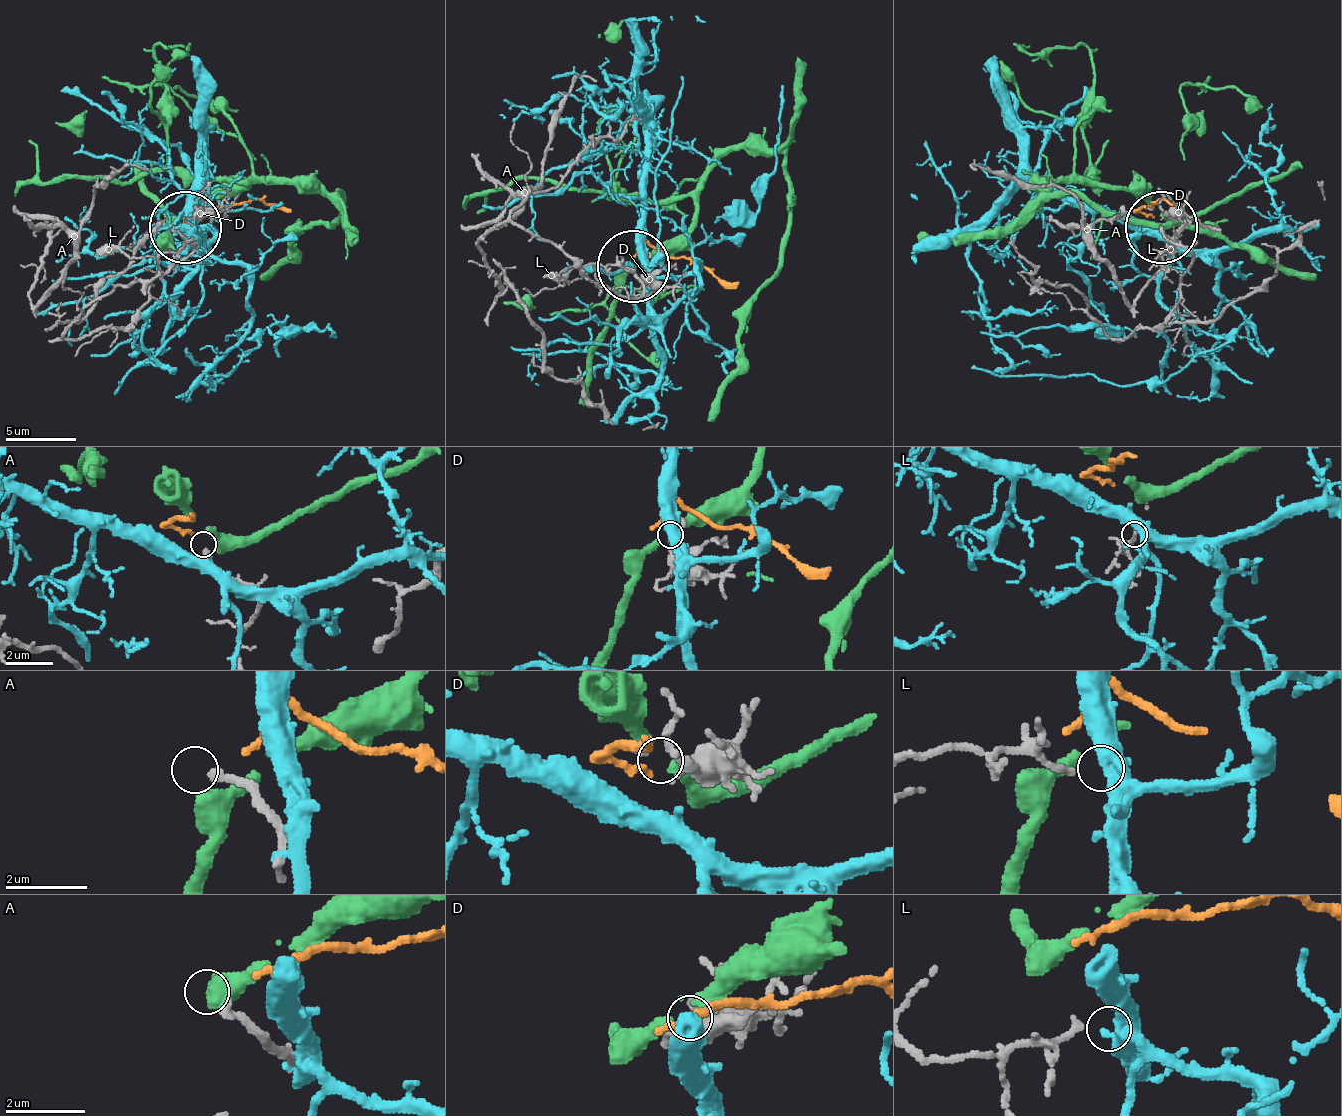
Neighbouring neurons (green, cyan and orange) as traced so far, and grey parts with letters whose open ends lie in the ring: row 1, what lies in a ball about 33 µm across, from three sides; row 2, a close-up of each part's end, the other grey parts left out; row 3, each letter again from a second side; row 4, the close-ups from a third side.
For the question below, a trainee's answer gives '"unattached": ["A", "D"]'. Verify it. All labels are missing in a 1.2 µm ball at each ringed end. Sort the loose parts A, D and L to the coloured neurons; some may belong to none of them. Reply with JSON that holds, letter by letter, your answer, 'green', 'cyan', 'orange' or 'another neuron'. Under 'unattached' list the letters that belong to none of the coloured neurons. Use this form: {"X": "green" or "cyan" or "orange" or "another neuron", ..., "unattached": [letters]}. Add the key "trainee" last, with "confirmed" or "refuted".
{"A": "another neuron", "D": "another neuron", "L": "cyan", "unattached": ["A", "D"], "trainee": "confirmed"}

